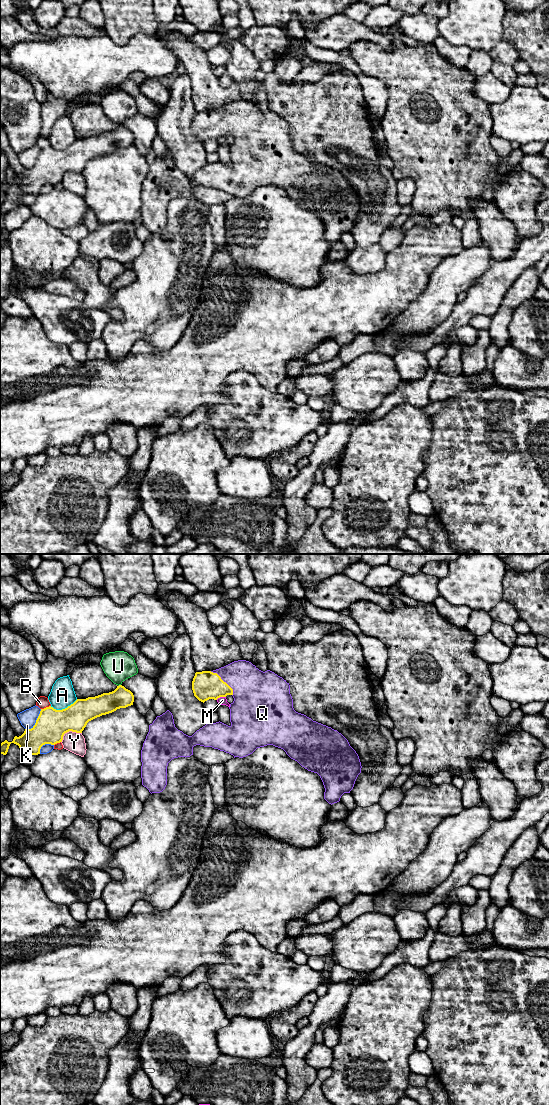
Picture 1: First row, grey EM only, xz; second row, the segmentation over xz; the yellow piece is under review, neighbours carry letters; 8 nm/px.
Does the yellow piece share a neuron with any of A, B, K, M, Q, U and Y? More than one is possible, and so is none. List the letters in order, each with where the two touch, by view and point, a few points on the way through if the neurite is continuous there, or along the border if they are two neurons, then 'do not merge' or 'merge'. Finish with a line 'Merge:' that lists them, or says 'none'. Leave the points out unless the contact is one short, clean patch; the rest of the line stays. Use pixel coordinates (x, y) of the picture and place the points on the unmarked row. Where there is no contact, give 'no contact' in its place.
A: contact xz (63, 149); do not merge
B: contact xz (46, 147); do not merge
K: contact xz (36, 161); do not merge
M: contact xz (220, 136); border xz (225, 136), (220, 136), (216, 139); do not merge
Q: contact xz (223, 121); way xz (206, 125), (223, 121), (243, 121), (253, 129); merge
U: contact xz (119, 125); do not merge
Y: contact xz (68, 171); do not merge
Merge: Q

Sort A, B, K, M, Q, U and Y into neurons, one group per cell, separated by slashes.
A / B / K / M / Q / U / Y

